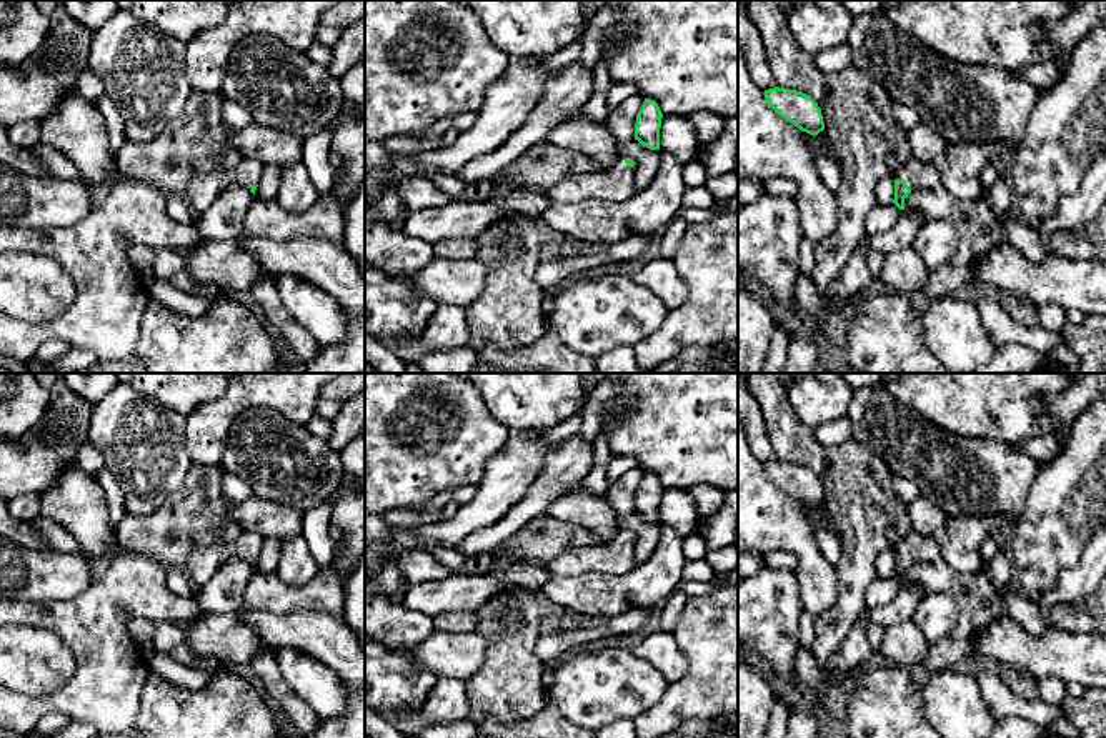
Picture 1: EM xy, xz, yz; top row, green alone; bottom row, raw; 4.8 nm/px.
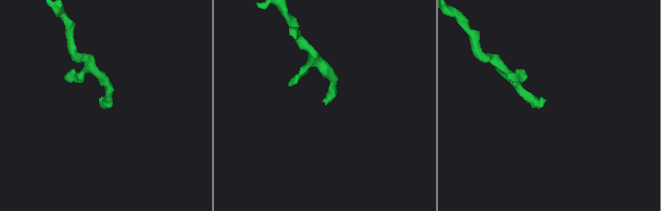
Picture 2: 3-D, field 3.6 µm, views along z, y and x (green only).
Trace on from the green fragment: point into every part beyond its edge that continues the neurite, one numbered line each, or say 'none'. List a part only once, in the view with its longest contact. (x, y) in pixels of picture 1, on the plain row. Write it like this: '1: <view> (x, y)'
1: yz (918, 548)

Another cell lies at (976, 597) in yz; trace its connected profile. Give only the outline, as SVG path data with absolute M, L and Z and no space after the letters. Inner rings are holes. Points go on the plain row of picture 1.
M943 558L933 563L911 563L904 571L904 583L916 585L924 596L949 593L959 608L961 618L956 630L929 645L928 653L918 663L929 673L951 668L966 658L973 648L973 638L1004 613L998 588L986 571L959 573L951 570Z

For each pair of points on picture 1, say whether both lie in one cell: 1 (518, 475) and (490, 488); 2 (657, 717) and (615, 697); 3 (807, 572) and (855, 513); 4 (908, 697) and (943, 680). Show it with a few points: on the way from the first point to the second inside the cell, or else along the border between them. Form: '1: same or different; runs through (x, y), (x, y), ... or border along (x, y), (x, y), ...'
1: same; runs through (512, 475), (497, 488)
2: different; border along (670, 683), (665, 693), (633, 720)
3: different; border along (836, 567), (836, 600), (831, 605)
4: different; border along (921, 688), (925, 713), (930, 720)

